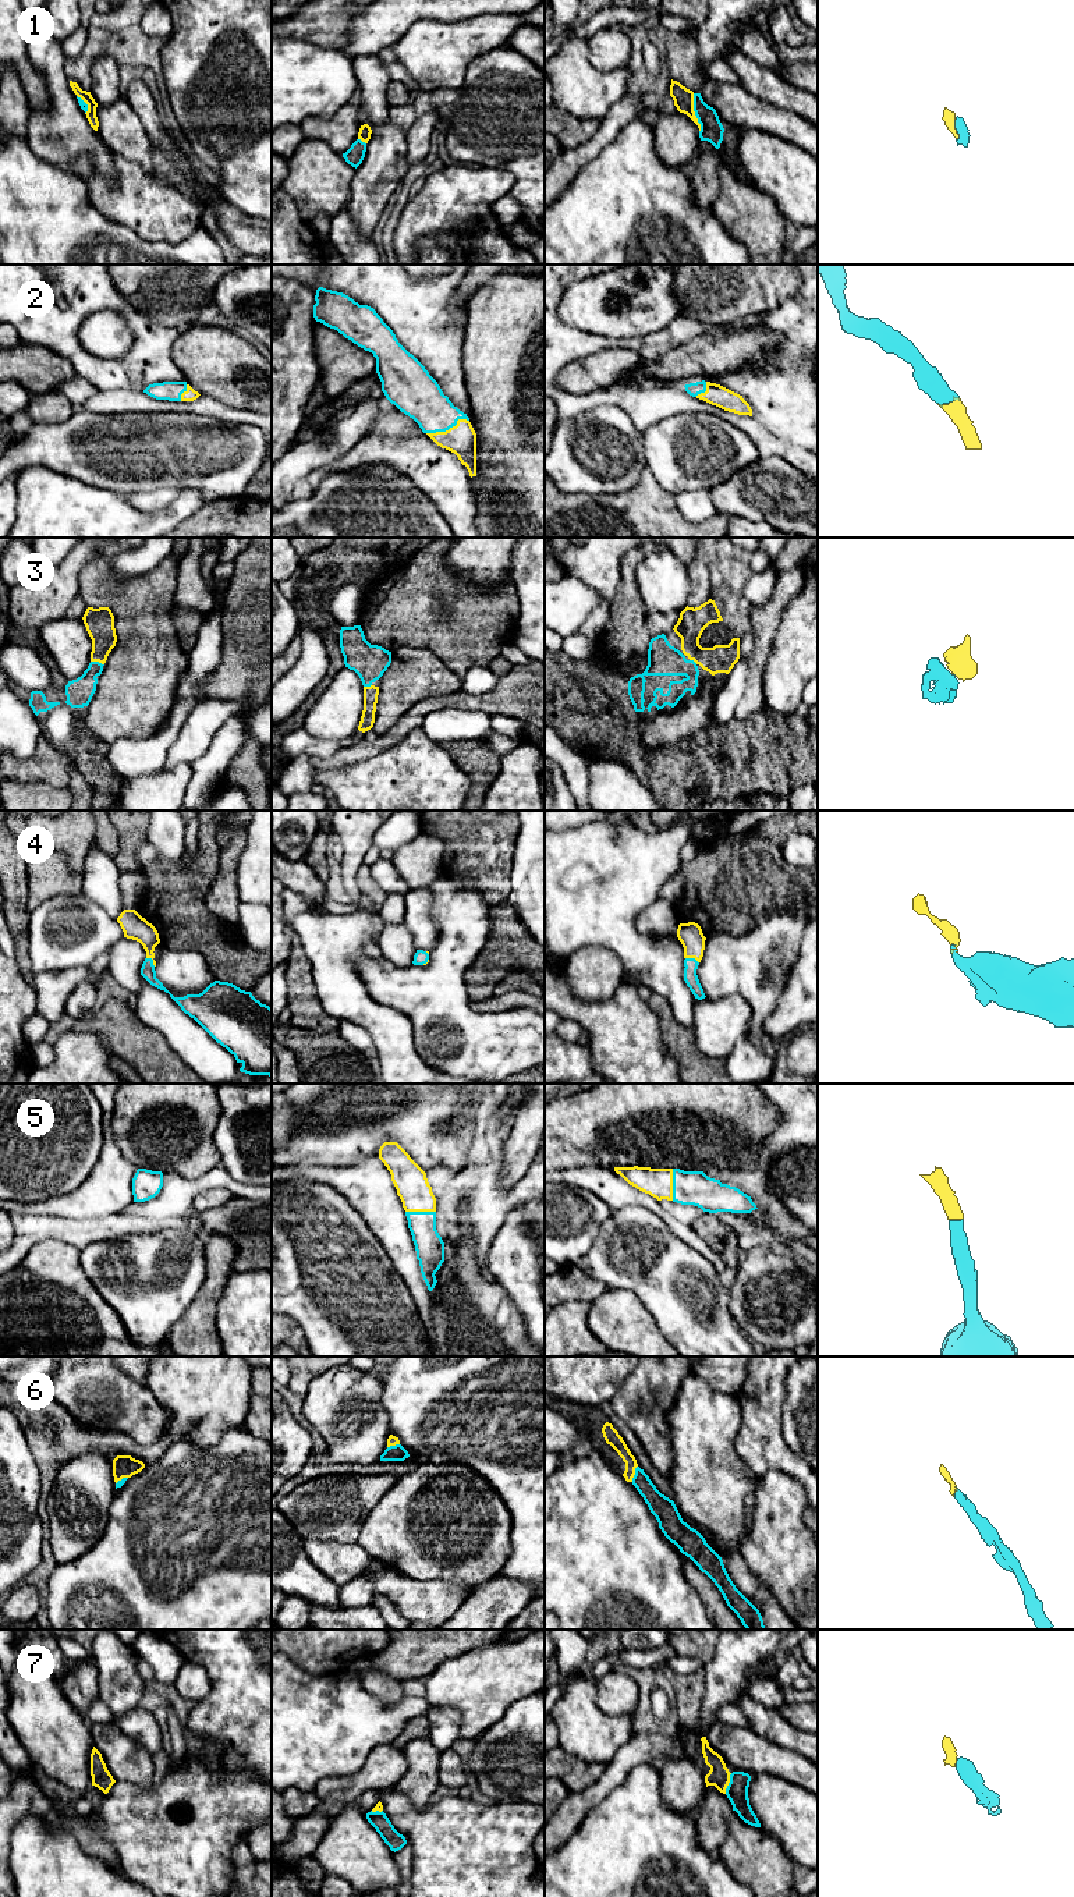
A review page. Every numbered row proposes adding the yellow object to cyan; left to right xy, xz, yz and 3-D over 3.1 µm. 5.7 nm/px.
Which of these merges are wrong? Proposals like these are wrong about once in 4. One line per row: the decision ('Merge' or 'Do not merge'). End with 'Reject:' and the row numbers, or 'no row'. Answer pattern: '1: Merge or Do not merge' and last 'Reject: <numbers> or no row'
1: Merge
2: Merge
3: Merge
4: Merge
5: Merge
6: Merge
7: Merge
Reject: no row

